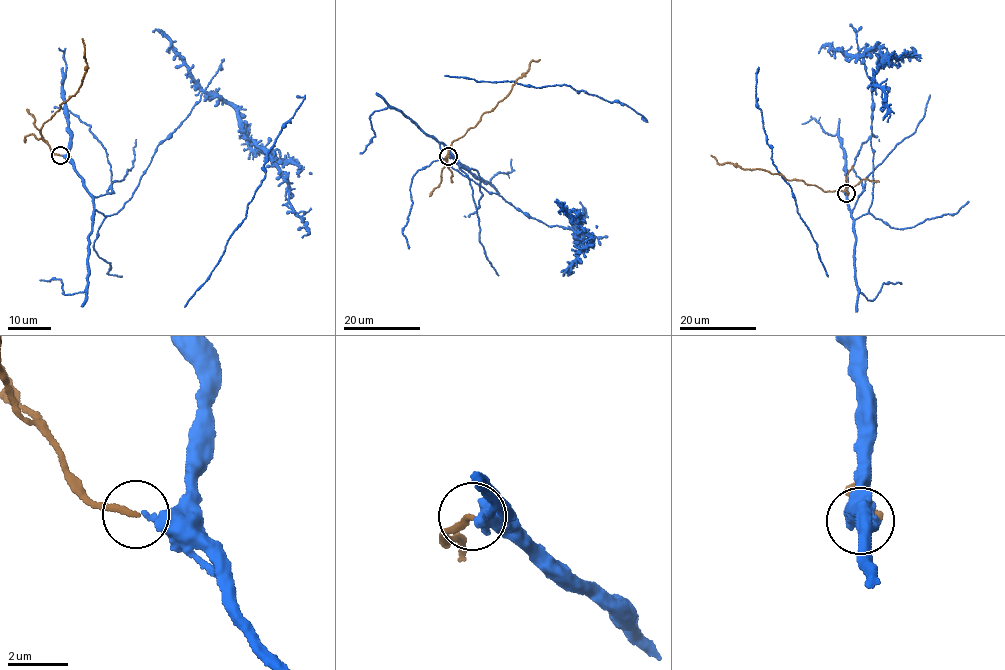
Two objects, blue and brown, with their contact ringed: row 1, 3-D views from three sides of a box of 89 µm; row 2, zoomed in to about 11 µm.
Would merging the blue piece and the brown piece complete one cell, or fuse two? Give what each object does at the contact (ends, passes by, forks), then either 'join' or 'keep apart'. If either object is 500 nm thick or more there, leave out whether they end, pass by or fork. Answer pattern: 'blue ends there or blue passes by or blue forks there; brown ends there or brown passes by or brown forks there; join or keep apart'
blue ends there; brown ends there; join

